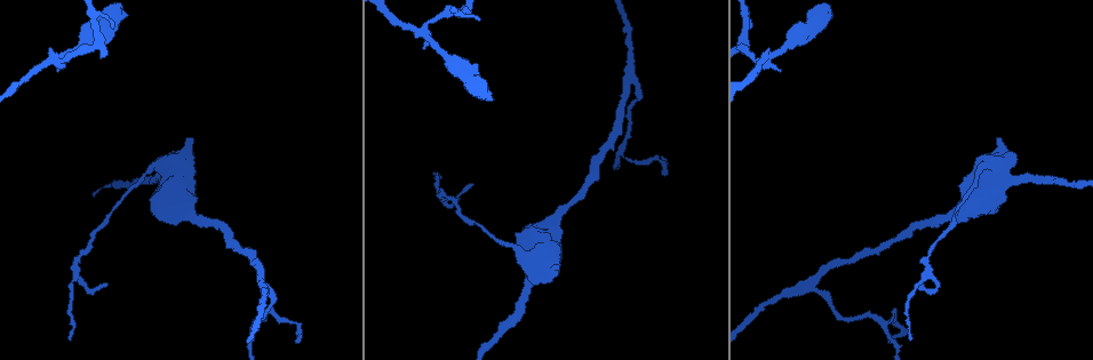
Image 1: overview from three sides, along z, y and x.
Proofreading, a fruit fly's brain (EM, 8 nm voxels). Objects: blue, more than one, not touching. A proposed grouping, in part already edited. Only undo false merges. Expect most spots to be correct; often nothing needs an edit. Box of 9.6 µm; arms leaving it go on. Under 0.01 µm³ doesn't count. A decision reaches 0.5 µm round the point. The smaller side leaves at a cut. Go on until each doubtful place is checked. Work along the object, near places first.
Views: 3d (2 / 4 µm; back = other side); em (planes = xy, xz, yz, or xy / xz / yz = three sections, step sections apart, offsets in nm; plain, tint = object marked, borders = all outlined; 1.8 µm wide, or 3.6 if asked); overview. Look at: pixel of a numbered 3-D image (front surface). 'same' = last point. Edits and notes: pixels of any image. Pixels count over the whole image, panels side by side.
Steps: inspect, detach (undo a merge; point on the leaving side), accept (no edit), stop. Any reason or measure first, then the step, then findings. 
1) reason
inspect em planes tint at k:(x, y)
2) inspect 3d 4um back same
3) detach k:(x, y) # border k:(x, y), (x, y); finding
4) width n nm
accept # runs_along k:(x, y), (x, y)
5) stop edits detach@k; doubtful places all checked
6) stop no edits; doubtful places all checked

inspect 3d 4um at 1:(535, 267)

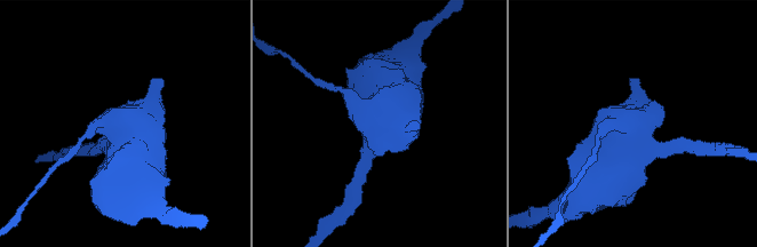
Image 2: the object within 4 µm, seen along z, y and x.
inspect em 3.6um planes tint at 2:(635, 144)

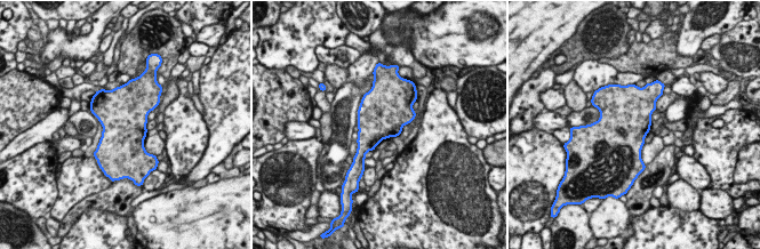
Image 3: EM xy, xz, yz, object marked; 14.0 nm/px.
width 600 nm
accept # one neuron here

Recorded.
three arms meet
inspect em xy step 8 tint at 1:(881, 318)

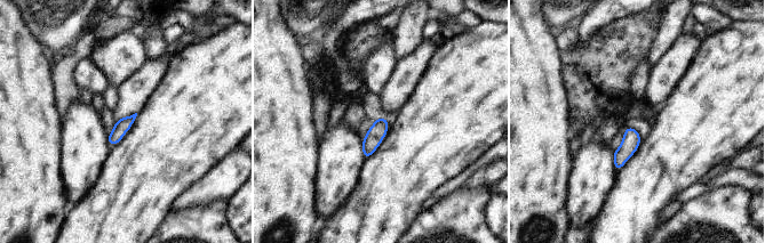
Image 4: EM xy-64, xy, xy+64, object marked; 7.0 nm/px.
inspect em xz step 16 tint same

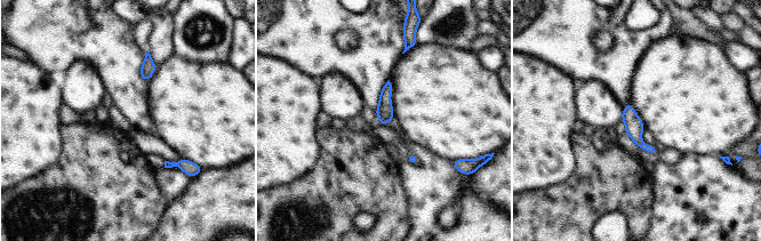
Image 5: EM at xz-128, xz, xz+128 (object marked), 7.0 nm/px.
accept # runs_along 5:(627, 107), (638, 141), (654, 151); all the same neuron

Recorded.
abrupt turn
inspect em xz step 16 tint at 1:(630, 78)

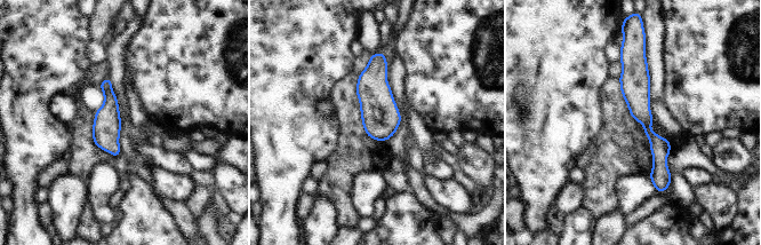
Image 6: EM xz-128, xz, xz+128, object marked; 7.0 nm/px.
inspect em planes tint same

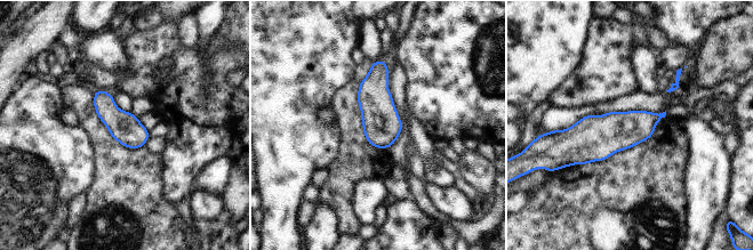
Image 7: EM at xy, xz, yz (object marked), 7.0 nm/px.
accept # continuous, no second neuron

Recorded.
inspect 3d 4um at 1:(440, 194)

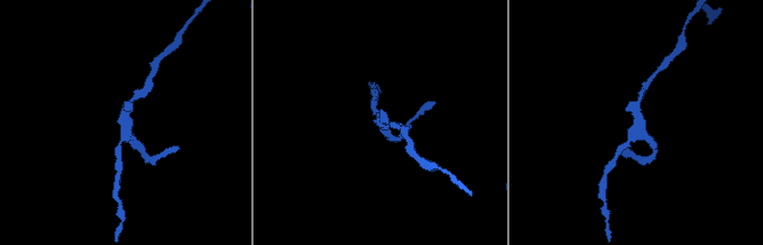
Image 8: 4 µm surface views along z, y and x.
need the tissue
inspect em planes tint at 8:(124, 130)

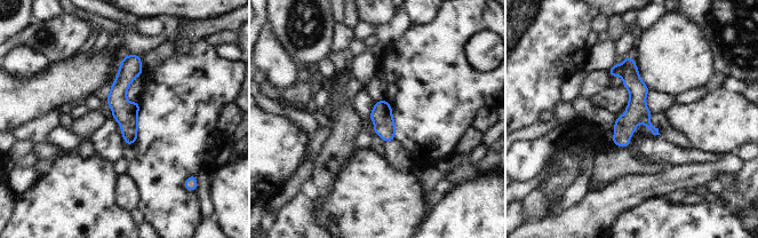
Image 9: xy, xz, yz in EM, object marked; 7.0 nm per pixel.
accept # all the same neuron

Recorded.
a fork
inspect 3d 2um at 1:(58, 61)

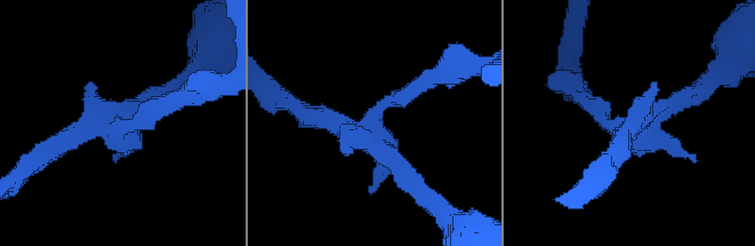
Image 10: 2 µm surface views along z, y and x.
now the EM
inspect em planes tint at 10:(377, 133)

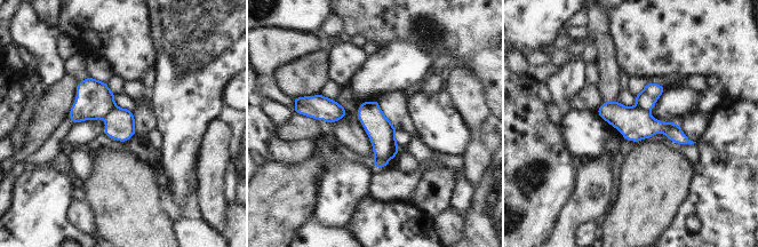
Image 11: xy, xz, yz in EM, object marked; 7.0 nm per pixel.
detach 11:(120, 125) # border 11:(117, 106), (104, 119); two neurons meet here

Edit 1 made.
stop edits detach@11; doubtful places all checked

